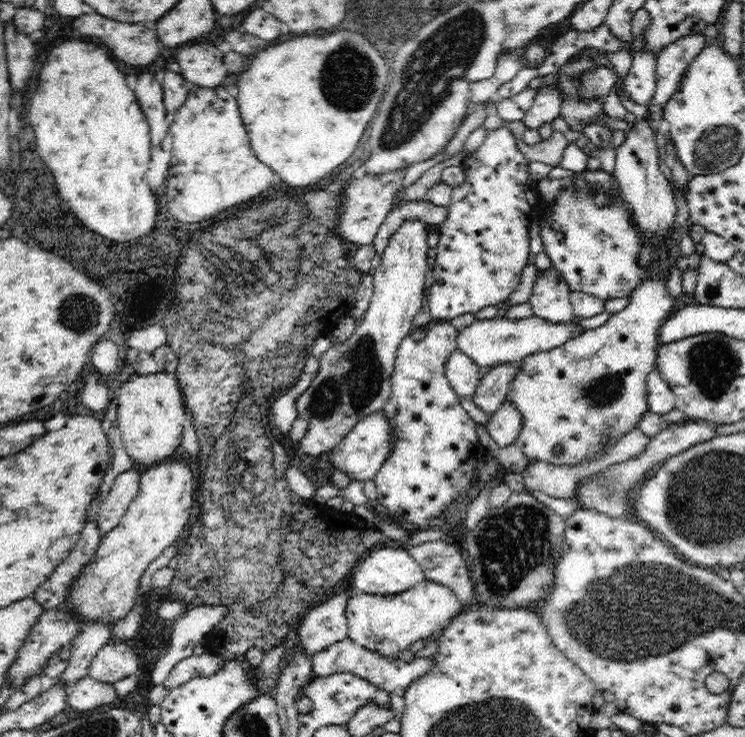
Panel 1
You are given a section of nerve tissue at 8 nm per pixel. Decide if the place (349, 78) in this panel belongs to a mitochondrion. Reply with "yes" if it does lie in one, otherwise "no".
yes

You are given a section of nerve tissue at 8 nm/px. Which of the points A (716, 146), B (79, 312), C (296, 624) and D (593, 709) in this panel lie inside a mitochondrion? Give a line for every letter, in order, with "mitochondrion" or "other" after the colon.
A: mitochondrion
B: mitochondrion
C: other
D: other

